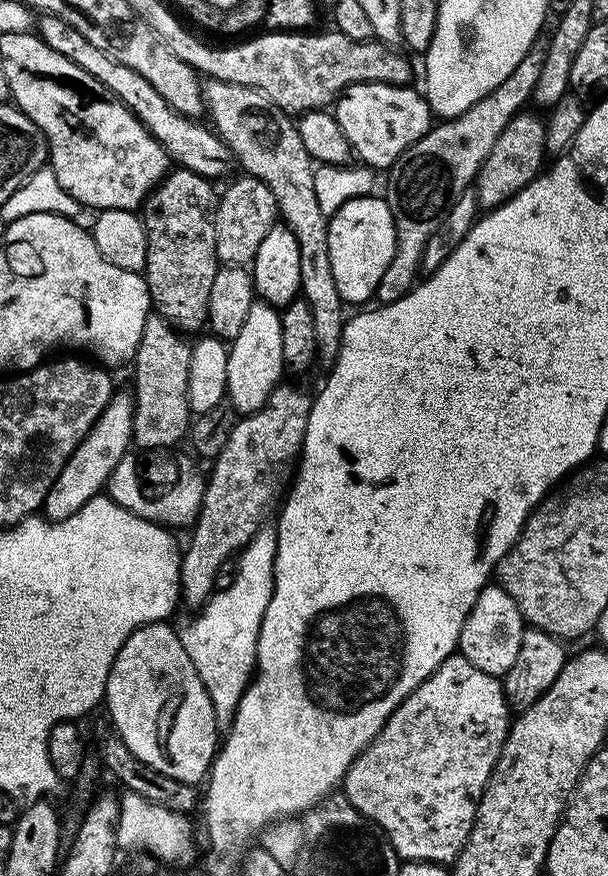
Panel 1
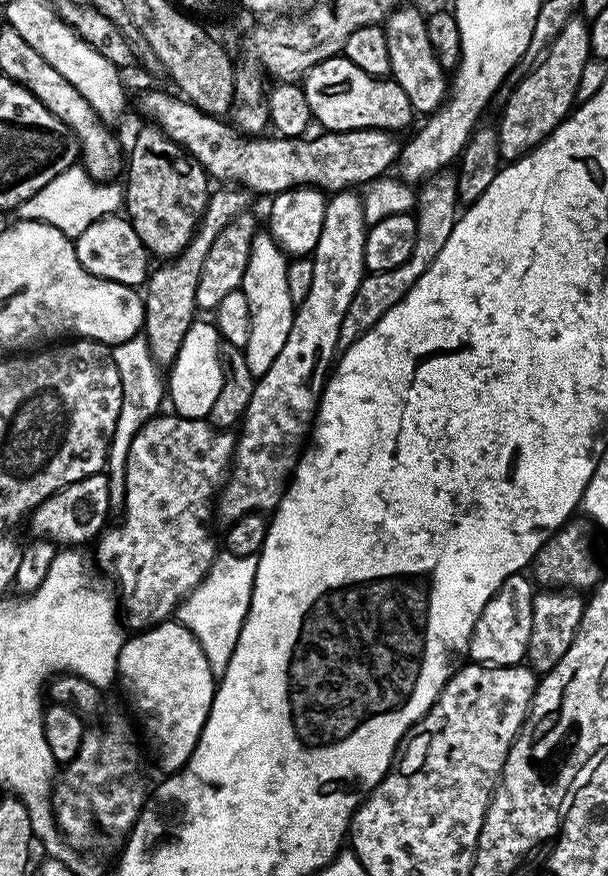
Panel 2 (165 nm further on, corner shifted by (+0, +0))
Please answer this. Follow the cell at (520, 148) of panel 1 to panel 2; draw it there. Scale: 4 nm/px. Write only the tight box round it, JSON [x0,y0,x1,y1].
[496,18,592,161]

